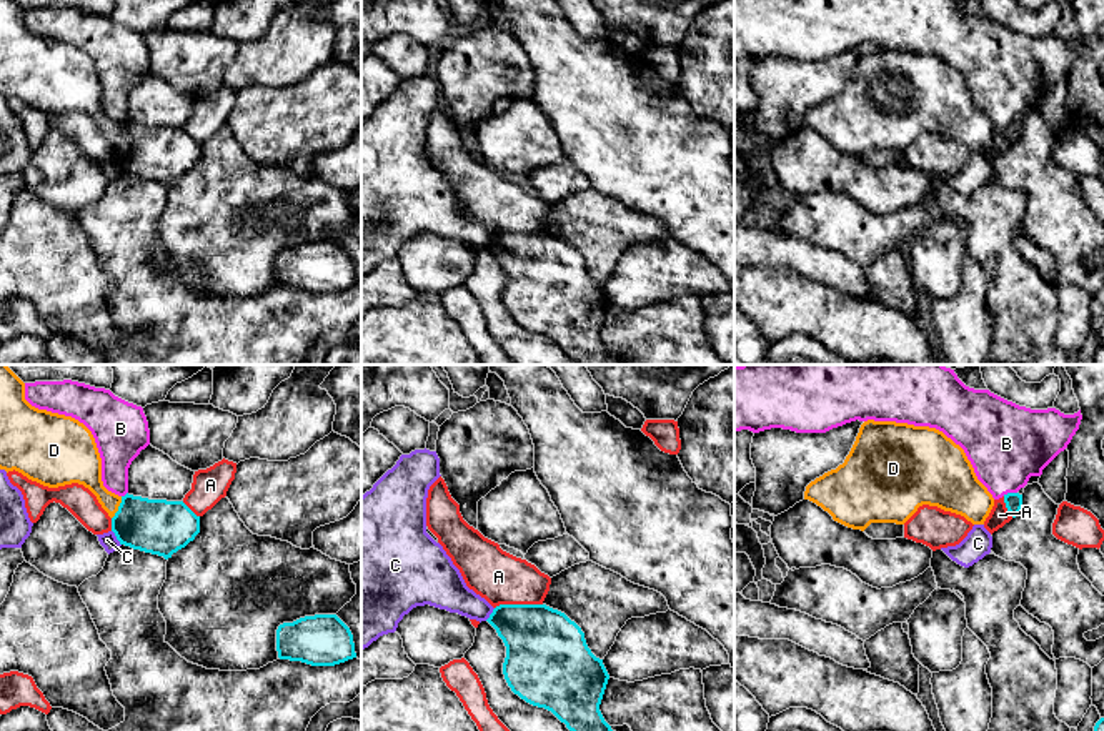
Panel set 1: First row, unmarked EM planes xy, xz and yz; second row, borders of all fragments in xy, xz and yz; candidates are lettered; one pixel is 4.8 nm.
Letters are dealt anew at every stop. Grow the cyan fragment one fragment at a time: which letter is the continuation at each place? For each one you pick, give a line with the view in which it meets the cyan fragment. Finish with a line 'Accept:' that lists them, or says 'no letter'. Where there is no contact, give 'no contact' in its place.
Accept: no letter

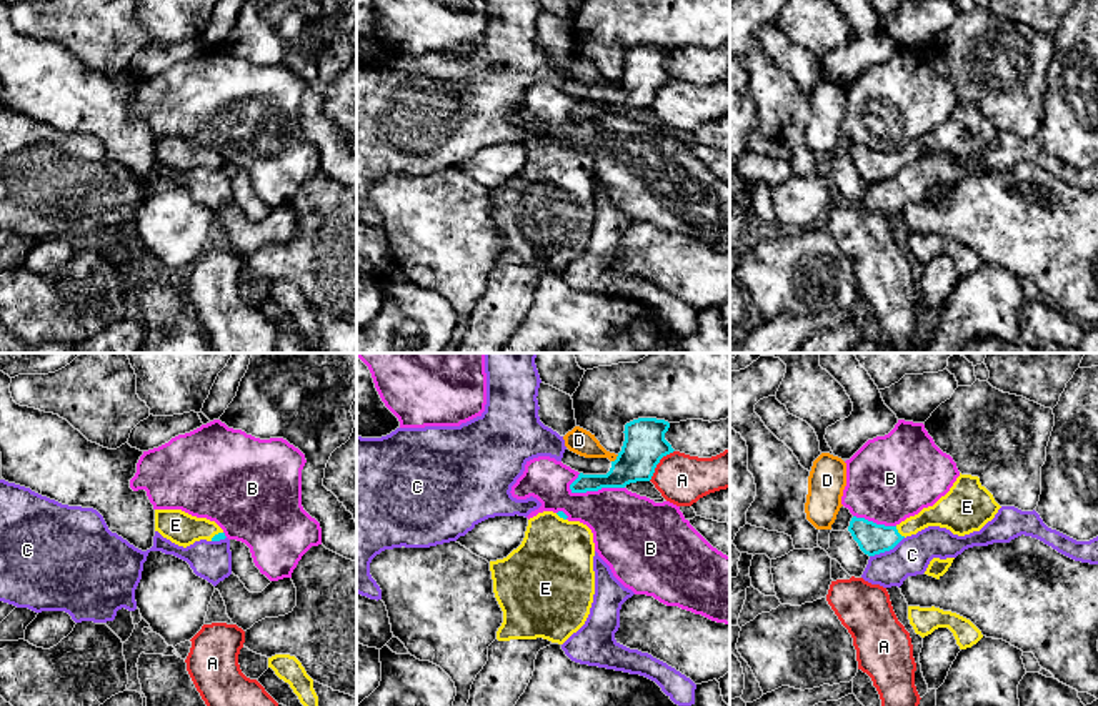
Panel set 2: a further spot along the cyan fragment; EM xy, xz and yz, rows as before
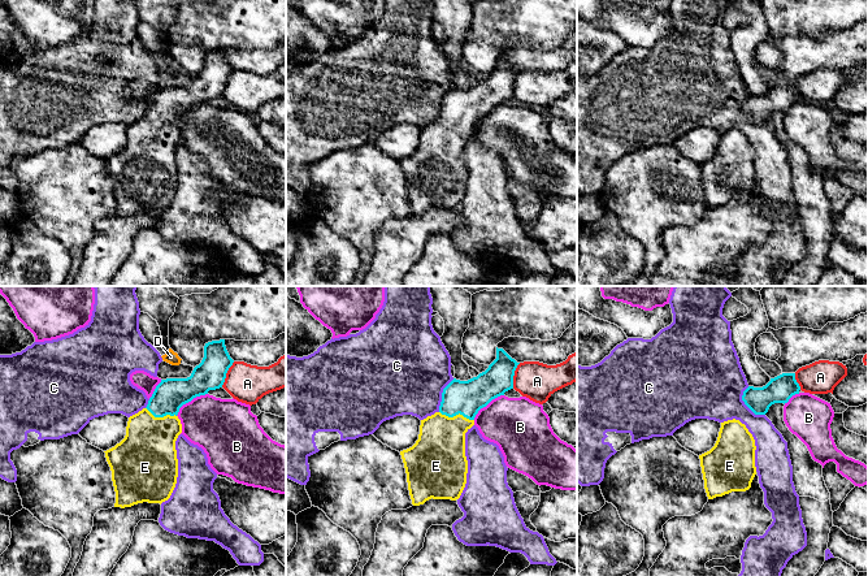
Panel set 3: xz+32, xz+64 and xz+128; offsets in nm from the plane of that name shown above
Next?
E: yz
Accept: E

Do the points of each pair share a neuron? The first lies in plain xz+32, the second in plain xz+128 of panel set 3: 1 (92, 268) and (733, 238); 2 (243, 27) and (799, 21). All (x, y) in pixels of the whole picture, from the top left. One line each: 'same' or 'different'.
1: same
2: same

